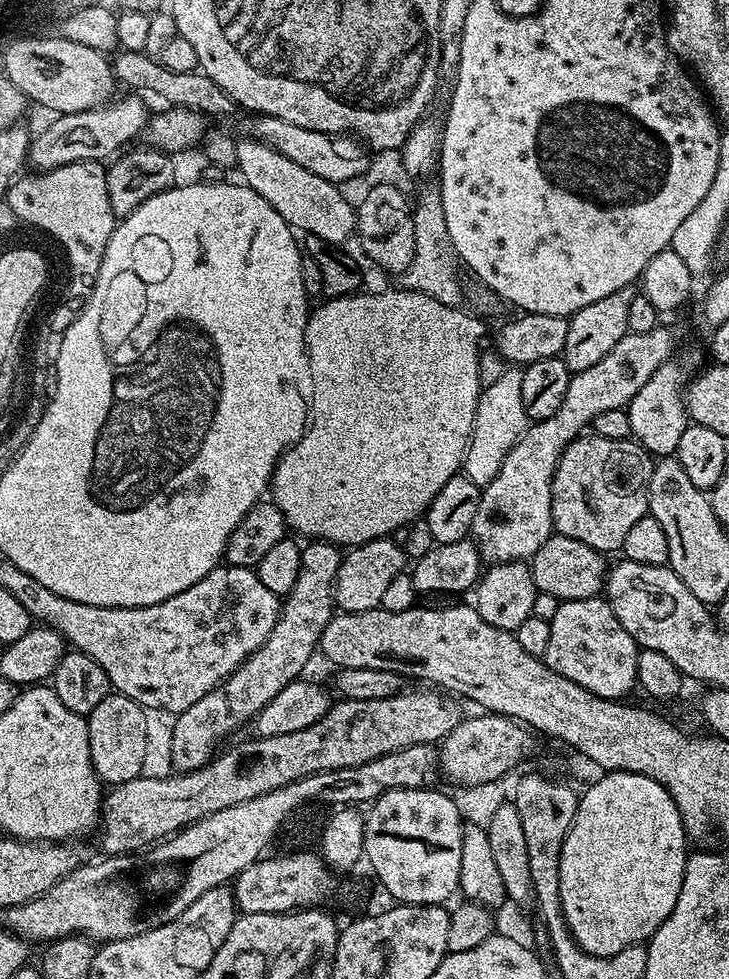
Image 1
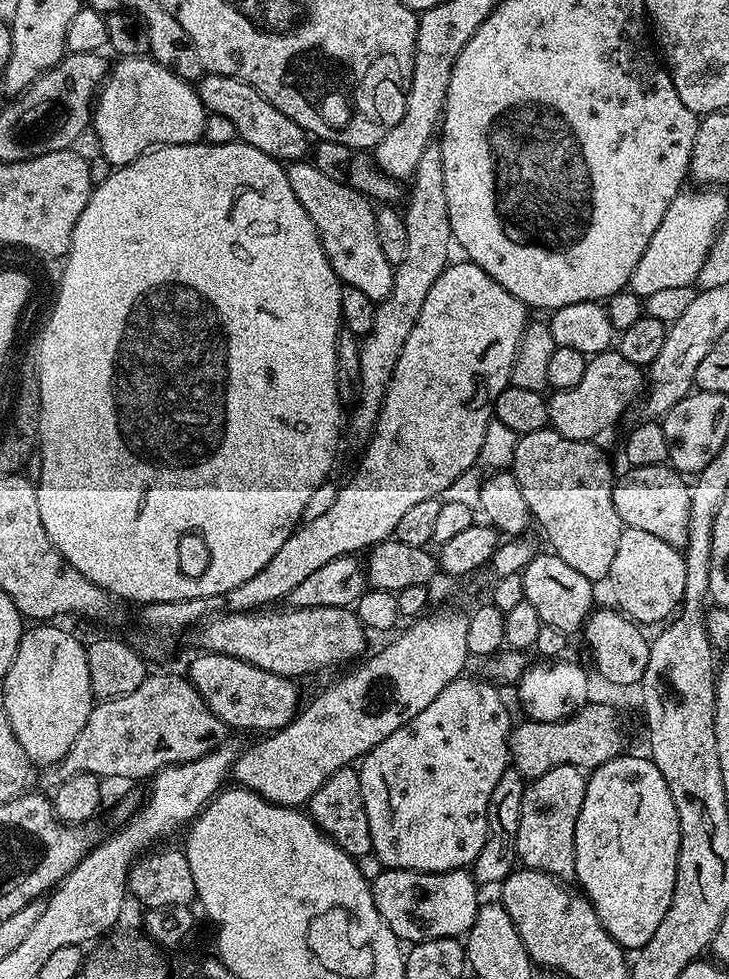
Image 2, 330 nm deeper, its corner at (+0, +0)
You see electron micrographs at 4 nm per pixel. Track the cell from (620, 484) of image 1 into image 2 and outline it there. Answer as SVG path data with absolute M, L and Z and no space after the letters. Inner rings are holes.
M547 426L517 439L510 465L533 521L541 524L548 535L549 549L566 566L593 582L607 577L618 550L618 538L626 527L618 518L618 510L614 510L612 464L598 445L591 440L562 438Z

